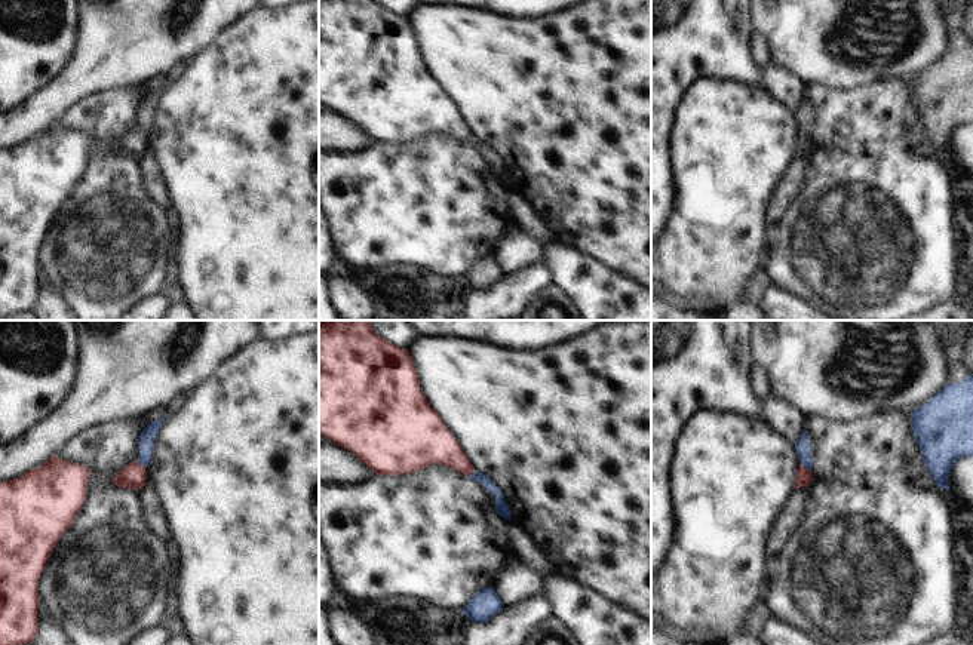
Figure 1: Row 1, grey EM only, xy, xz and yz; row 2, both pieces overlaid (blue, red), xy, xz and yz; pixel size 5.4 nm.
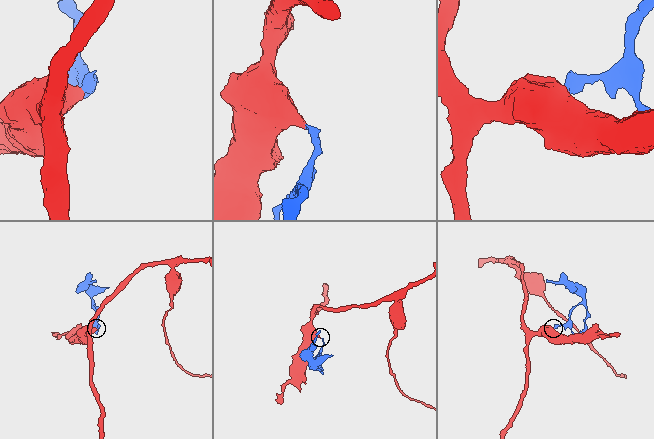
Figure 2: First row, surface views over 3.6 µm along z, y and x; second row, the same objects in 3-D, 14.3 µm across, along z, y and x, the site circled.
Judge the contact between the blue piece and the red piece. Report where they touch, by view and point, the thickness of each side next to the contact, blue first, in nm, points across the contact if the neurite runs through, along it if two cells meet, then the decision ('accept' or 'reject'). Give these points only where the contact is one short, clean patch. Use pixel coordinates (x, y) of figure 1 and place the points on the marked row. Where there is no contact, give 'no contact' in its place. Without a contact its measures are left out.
contact yz (807, 467); calibres 80 and 90 nm; border yz (801, 463), (812, 470); reject

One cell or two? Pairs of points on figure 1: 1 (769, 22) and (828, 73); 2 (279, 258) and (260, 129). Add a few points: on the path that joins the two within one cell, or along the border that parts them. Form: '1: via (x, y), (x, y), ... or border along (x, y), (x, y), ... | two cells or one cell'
1: via (783, 28), (813, 58) | one cell
2: via (260, 226), (260, 162) | one cell

